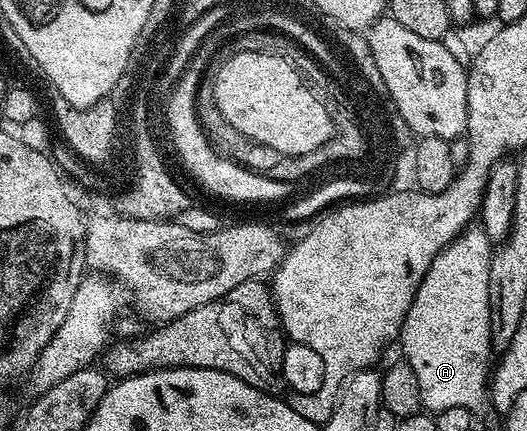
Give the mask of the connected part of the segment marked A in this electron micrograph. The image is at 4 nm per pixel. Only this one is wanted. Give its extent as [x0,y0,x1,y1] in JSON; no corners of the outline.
[398,225,494,413]

